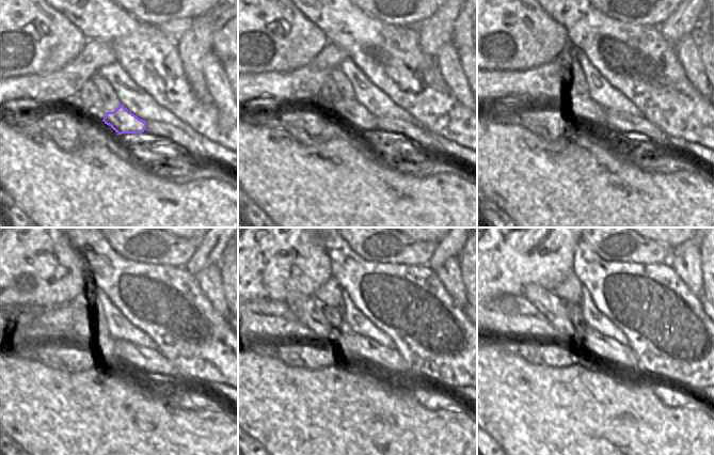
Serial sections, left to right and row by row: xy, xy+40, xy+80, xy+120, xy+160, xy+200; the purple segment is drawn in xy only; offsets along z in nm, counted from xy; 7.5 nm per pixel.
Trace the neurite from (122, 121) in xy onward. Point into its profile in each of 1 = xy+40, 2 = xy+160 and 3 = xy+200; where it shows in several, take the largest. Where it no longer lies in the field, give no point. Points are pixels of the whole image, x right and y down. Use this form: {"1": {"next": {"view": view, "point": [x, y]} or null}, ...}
{"1": {"next": {"view": "xy+40", "point": [352, 112]}}, "2": {"next": {"view": "xy+160", "point": [310, 311]}}, "3": {"next": {"view": "xy+200", "point": [545, 301]}}}

